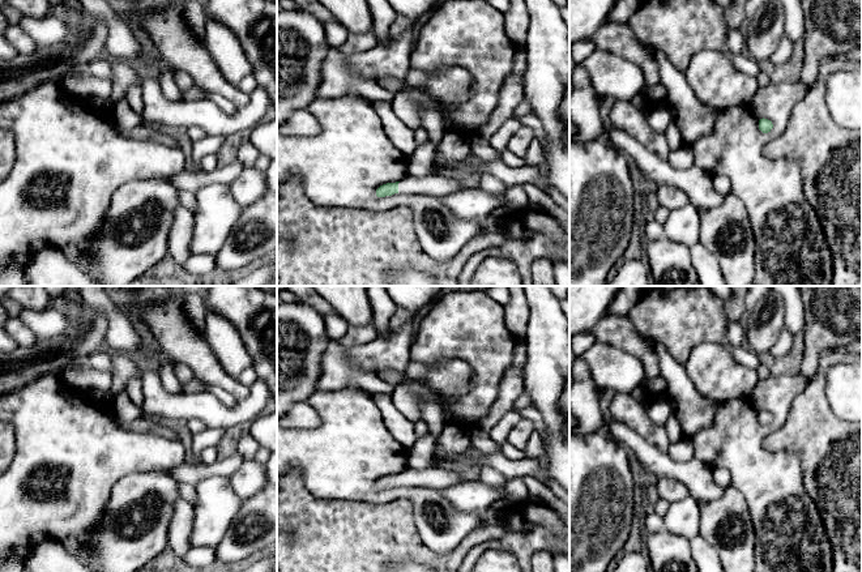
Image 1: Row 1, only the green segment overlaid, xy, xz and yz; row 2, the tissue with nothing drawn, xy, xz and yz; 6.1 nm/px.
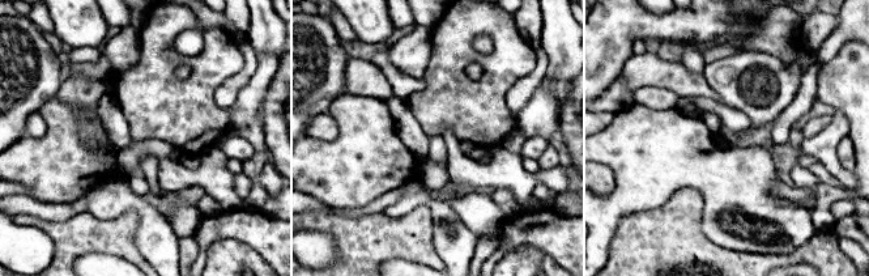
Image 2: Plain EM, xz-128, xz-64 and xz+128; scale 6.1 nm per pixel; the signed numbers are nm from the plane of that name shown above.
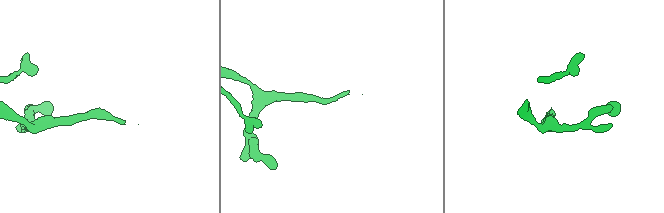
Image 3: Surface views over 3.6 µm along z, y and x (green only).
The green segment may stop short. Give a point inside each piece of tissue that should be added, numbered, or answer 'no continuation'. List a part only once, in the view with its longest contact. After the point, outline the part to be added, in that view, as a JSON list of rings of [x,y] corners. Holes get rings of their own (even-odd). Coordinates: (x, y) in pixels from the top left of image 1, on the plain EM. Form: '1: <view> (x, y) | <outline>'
1: xz (435, 477) | [[[432,465],[424,470],[407,469],[398,475],[398,486],[427,487],[445,490],[461,483],[464,479],[458,471],[449,468]]]

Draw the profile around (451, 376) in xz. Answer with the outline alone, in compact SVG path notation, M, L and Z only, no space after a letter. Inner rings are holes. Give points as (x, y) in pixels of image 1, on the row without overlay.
M453 355L440 359L434 366L410 359L402 373L379 370L376 375L393 387L401 384L405 379L424 383L448 400L456 400L469 390L473 371L465 359Z

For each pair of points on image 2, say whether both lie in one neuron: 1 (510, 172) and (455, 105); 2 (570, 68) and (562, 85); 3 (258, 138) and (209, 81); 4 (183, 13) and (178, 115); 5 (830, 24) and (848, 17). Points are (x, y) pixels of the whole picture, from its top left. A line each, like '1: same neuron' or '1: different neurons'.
1: different neurons
2: same neuron
3: different neurons
4: same neuron
5: different neurons

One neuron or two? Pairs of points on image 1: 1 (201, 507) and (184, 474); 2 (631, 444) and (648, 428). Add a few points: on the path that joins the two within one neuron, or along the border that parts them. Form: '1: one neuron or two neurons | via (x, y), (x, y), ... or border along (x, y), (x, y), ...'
1: two neurons | border along (225, 477), (208, 476), (193, 485)
2: two neurons | border along (614, 419), (666, 452)

